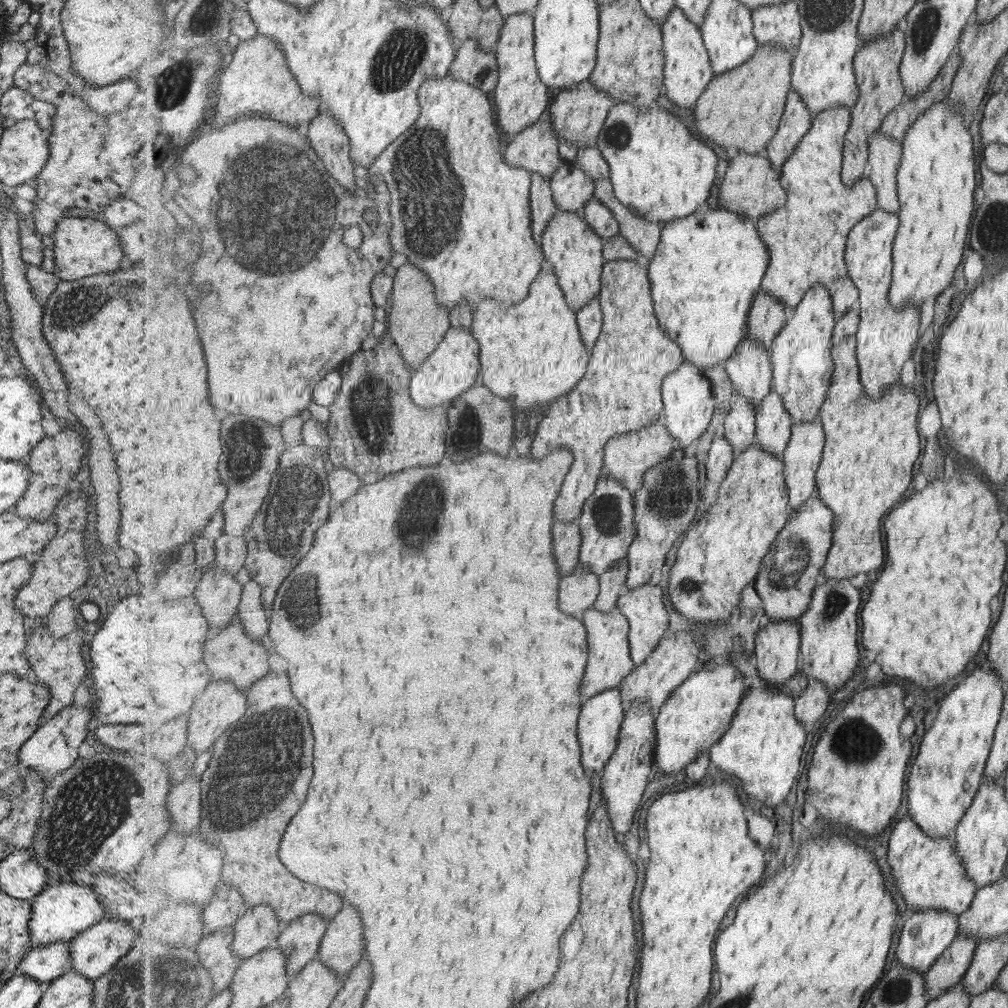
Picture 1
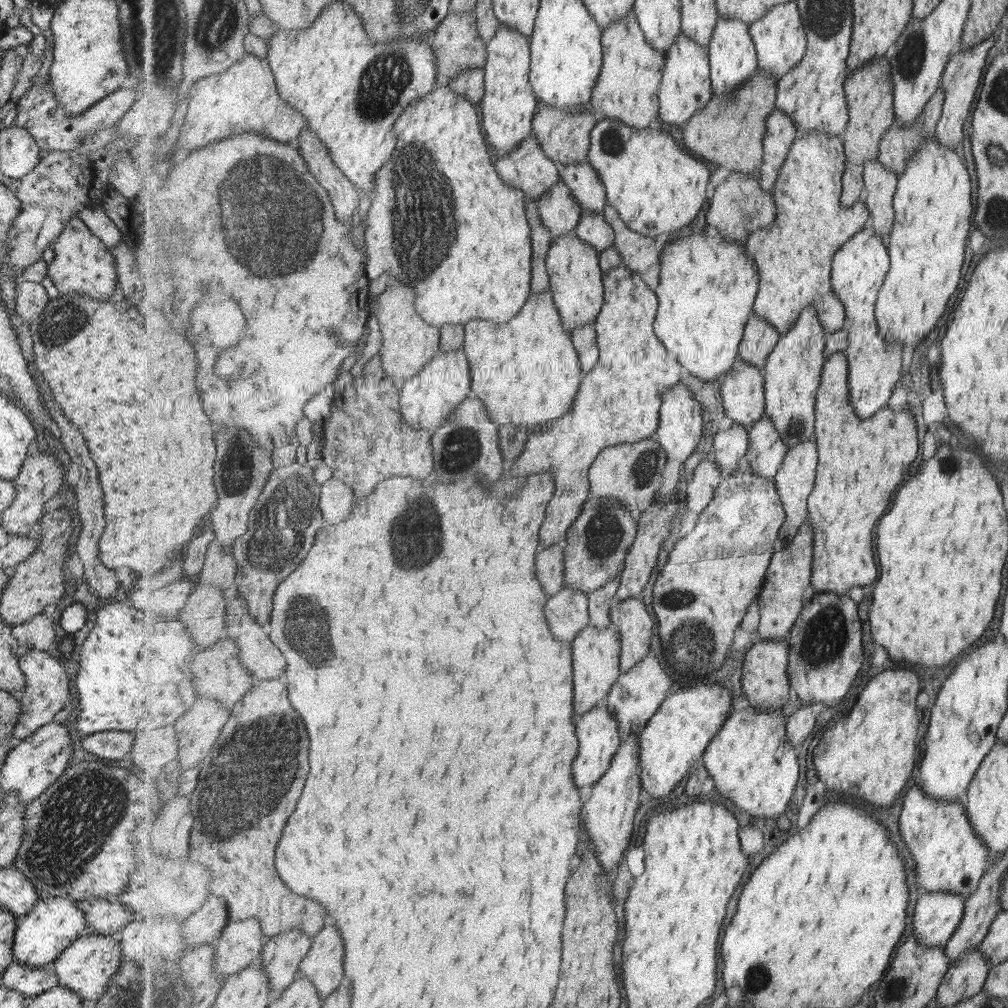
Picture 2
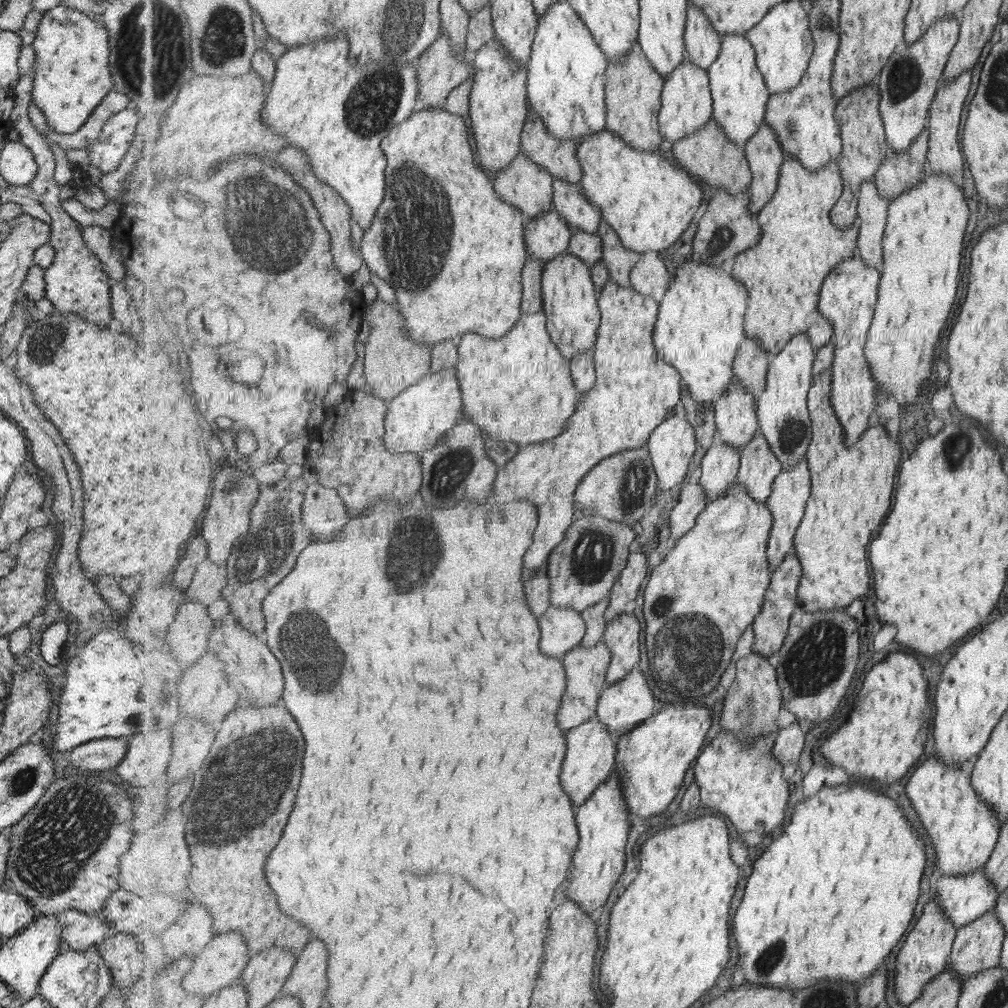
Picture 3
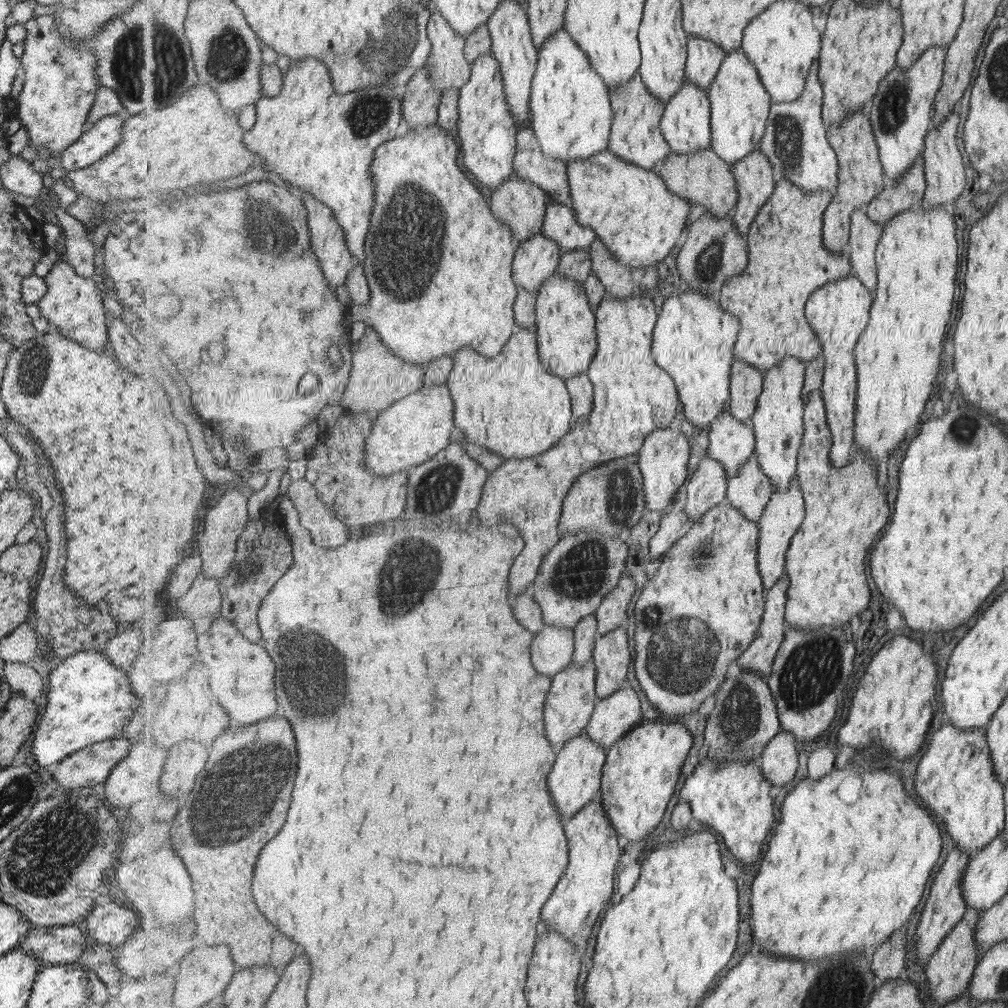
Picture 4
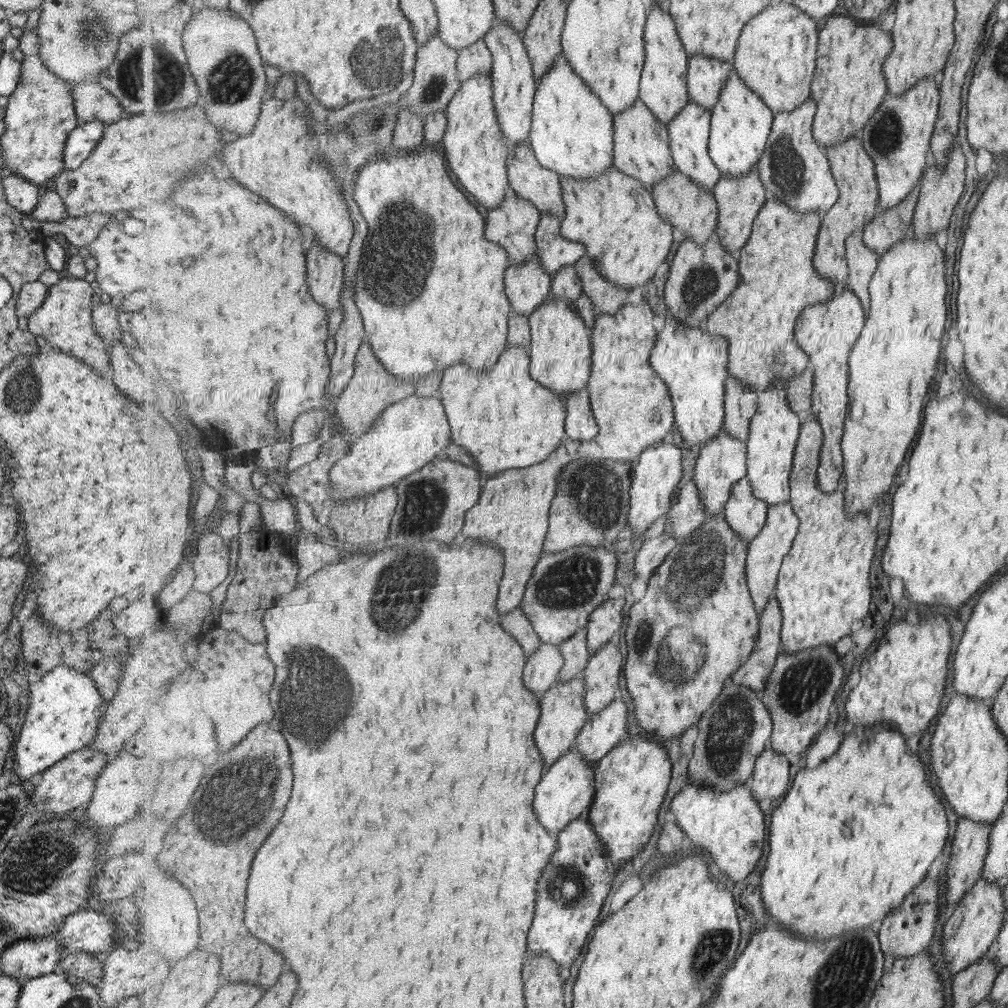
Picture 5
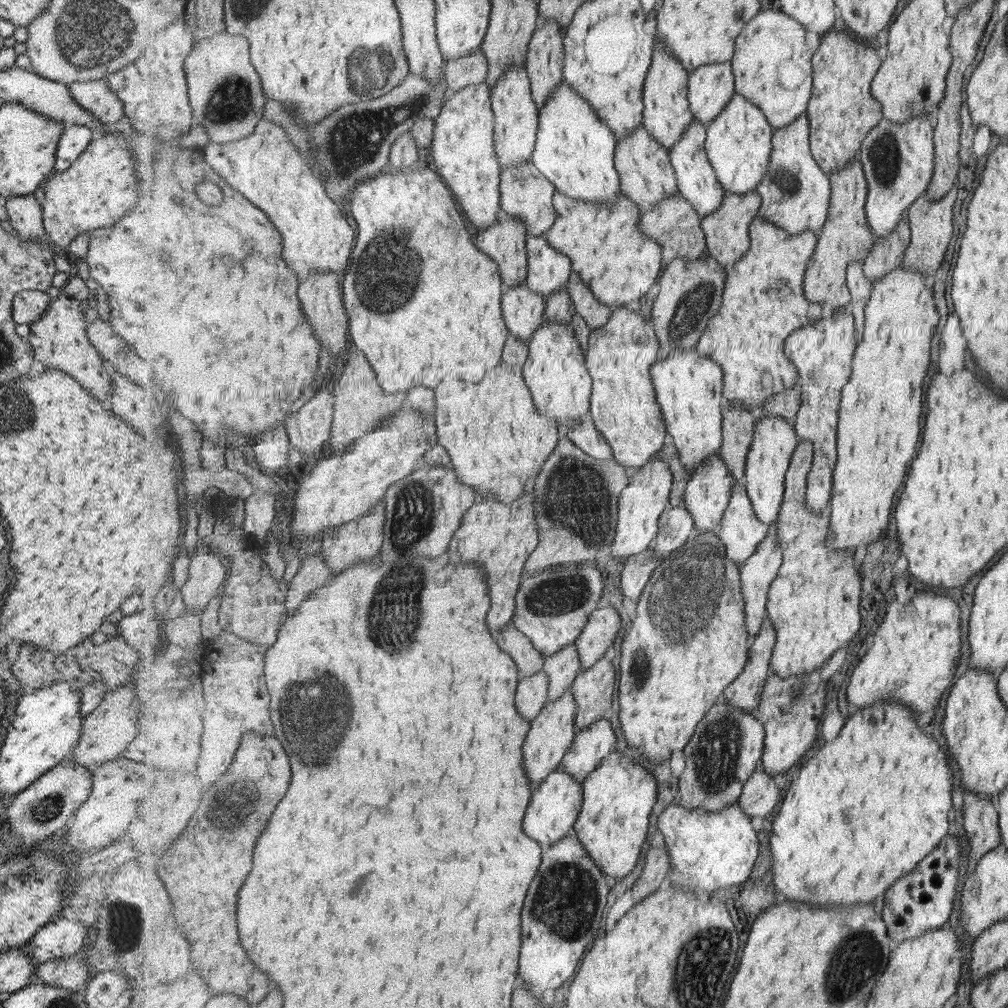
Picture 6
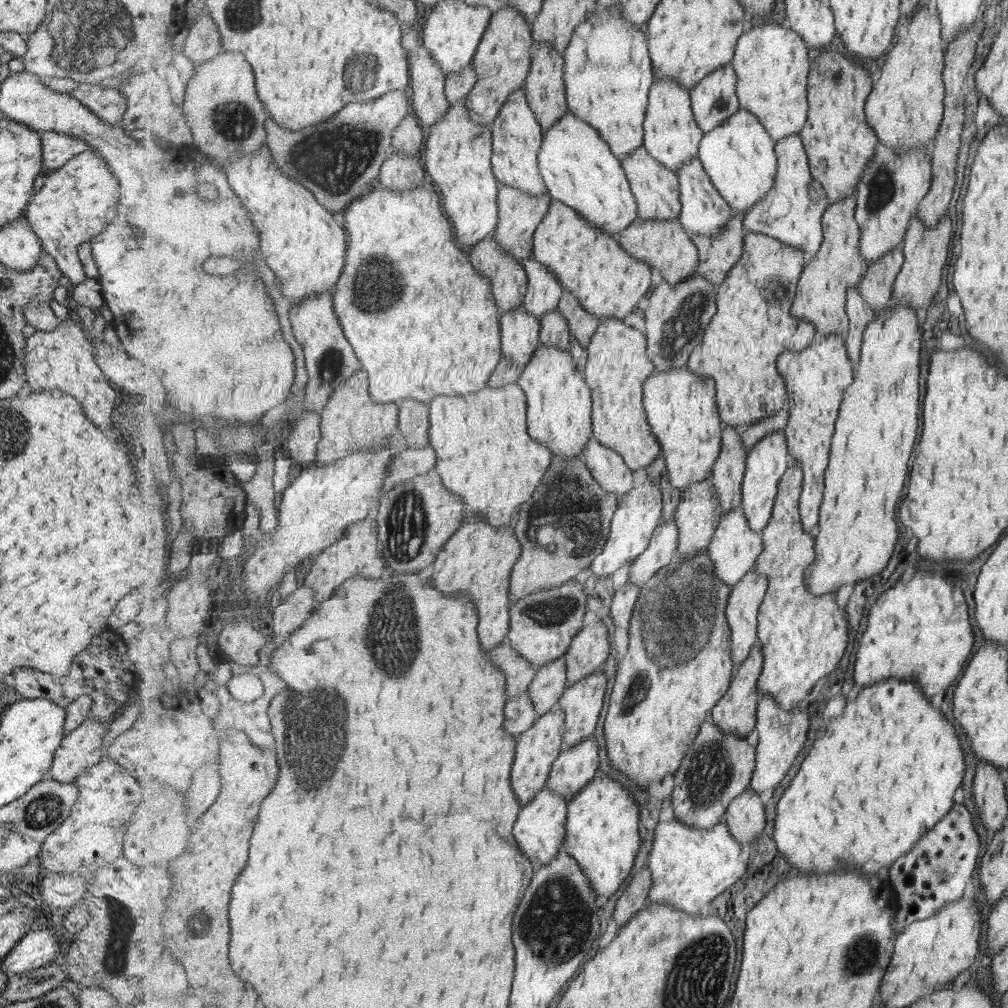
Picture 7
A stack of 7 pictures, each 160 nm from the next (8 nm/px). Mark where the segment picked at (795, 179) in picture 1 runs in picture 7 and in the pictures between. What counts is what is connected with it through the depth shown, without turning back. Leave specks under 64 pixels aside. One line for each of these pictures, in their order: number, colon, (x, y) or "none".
2: (795, 255)
3: (800, 247)
4: (788, 262)
5: (779, 280)
6: (764, 302)
7: (754, 325)

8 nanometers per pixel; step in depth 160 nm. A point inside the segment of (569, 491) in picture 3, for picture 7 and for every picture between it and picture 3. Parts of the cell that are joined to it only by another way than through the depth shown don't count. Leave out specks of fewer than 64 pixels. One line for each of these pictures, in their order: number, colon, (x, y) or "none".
4: (633, 396)
5: (633, 406)
6: (501, 537)
7: (479, 559)

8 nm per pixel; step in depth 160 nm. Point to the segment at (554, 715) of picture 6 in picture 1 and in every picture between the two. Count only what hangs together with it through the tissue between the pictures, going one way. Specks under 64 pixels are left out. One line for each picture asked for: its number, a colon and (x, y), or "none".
1: (611, 662)
2: (597, 651)
3: (586, 668)
4: (573, 698)
5: (564, 713)

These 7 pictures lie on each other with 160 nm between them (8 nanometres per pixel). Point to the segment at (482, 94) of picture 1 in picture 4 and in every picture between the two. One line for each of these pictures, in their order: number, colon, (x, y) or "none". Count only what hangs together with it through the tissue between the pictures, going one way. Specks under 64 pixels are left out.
2: (468, 251)
3: (468, 278)
4: (459, 264)

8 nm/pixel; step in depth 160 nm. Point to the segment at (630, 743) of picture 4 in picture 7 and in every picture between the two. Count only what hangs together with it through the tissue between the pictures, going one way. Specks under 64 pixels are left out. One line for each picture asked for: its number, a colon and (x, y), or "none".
5: (633, 779)
6: (619, 796)
7: (603, 835)

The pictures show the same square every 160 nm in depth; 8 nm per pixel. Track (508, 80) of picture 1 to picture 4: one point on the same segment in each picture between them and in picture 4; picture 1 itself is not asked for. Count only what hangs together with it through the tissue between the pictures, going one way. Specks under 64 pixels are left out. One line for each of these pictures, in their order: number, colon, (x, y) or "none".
2: (509, 105)
3: (498, 110)
4: (487, 132)

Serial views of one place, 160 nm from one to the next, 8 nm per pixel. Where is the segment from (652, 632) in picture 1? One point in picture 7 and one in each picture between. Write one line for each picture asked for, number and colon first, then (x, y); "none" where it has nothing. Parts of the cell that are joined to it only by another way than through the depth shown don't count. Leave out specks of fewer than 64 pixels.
2: (635, 622)
3: (623, 635)
4: (612, 654)
5: (602, 674)
6: (594, 689)
7: (583, 701)

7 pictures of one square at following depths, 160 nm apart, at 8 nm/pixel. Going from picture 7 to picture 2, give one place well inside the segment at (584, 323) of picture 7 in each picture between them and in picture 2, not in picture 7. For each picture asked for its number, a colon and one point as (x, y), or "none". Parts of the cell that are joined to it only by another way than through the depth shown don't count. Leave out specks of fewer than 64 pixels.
2: (640, 252)
3: (621, 261)
4: (616, 277)
5: (609, 297)
6: (596, 313)

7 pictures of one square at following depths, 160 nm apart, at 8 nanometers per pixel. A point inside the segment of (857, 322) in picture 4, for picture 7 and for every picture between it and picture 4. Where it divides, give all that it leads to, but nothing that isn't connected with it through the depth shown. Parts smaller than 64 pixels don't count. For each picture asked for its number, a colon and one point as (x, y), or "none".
5: (828, 331)
6: (823, 351)
7: (817, 378)

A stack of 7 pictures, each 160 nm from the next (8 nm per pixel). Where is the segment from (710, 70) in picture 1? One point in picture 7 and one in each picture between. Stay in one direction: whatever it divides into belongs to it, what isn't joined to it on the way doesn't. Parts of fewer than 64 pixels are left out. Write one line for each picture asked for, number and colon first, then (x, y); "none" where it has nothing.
2: (687, 87)
3: (687, 103)
4: (687, 123)
5: (689, 131)
6: (697, 180)
7: (705, 211)

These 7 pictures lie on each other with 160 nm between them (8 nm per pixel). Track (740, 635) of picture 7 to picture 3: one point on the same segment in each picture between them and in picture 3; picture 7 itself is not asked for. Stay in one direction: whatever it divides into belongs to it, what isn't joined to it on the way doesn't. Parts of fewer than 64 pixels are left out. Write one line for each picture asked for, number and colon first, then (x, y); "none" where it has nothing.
3: (792, 490)
4: (785, 513)
5: (767, 552)
6: (759, 572)

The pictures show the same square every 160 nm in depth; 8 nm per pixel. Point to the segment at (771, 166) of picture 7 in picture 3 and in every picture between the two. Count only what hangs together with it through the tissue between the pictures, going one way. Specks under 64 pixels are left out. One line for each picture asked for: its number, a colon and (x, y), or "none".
3: (741, 96)
4: (740, 103)
5: (742, 121)
6: (739, 143)

